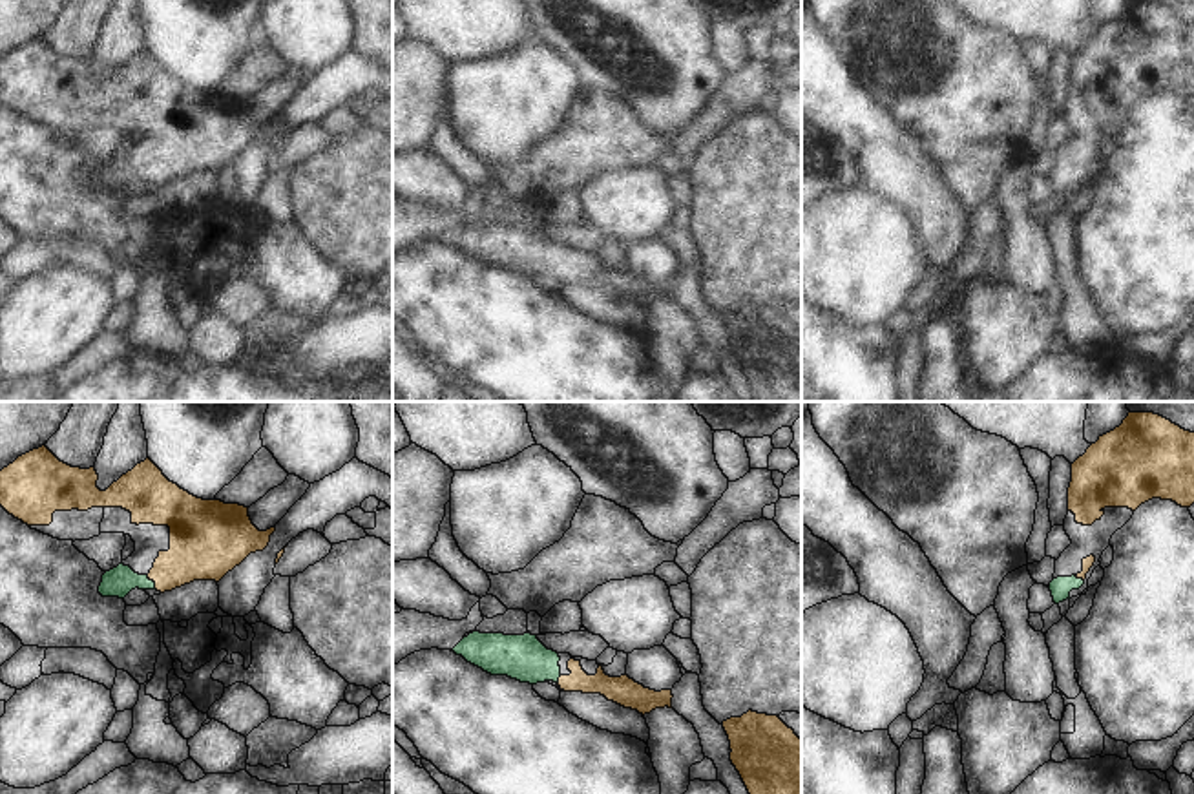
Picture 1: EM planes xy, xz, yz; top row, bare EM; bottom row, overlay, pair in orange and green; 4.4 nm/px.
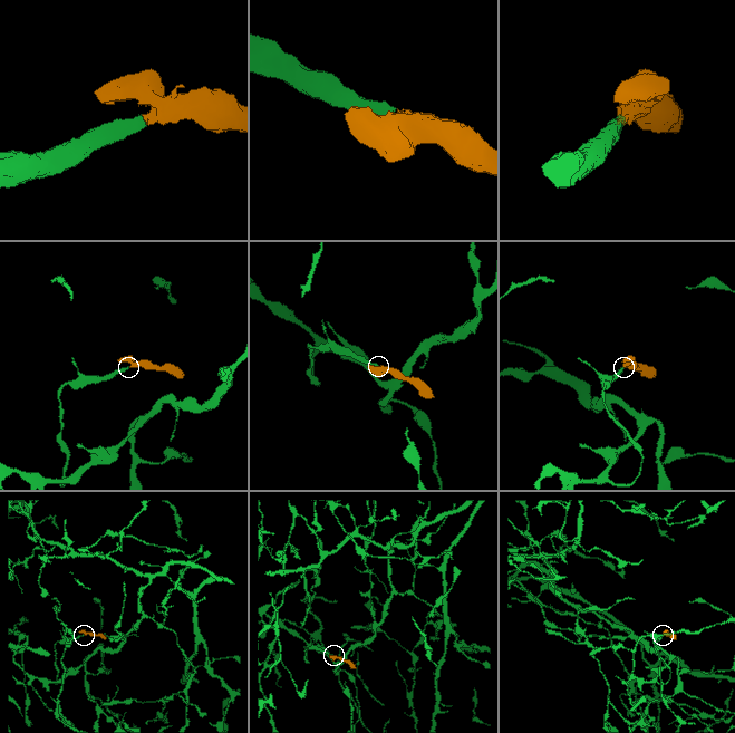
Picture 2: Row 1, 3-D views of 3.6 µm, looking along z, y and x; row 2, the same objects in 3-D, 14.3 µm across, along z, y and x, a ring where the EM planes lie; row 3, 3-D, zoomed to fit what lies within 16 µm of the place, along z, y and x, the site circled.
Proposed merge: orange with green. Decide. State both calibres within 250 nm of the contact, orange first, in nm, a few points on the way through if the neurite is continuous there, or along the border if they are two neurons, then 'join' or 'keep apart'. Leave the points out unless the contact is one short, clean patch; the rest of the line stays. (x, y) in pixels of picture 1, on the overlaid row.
280/130 nm | across xy (199, 548), (187, 561), (154, 581), (119, 581) | join

